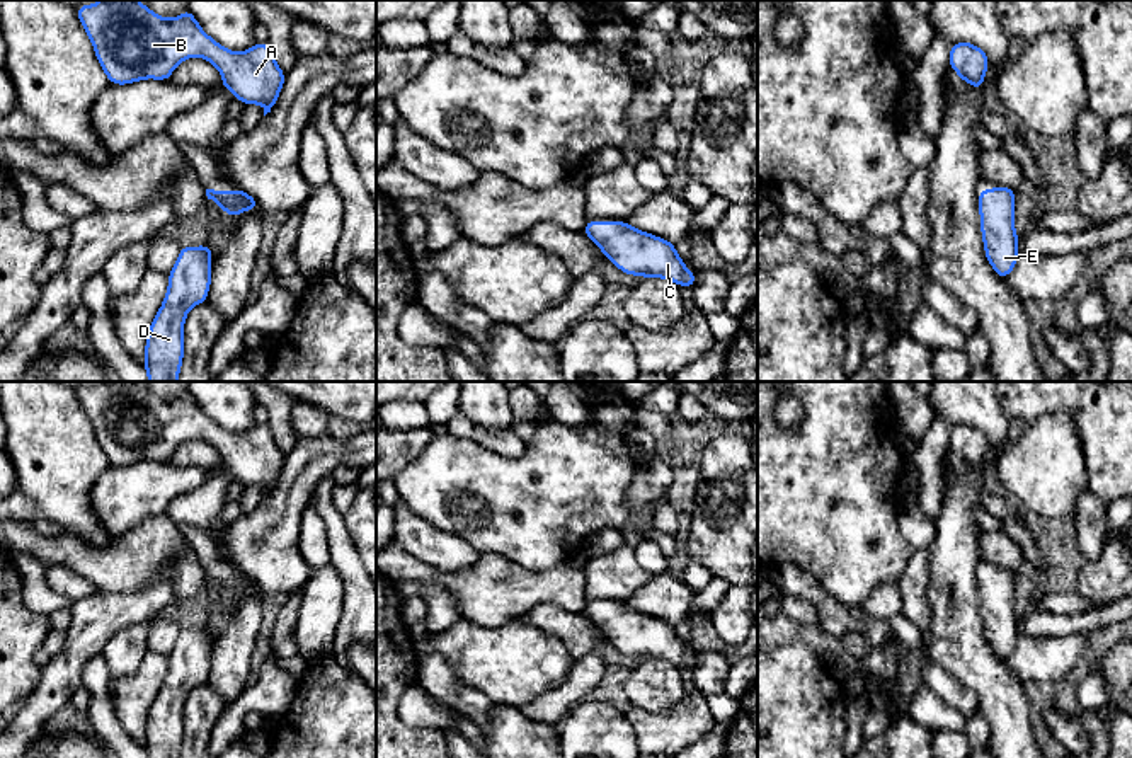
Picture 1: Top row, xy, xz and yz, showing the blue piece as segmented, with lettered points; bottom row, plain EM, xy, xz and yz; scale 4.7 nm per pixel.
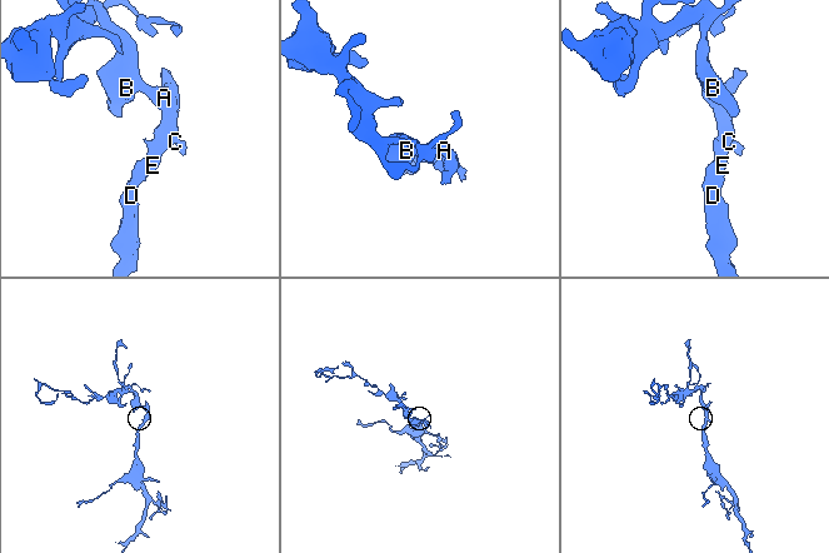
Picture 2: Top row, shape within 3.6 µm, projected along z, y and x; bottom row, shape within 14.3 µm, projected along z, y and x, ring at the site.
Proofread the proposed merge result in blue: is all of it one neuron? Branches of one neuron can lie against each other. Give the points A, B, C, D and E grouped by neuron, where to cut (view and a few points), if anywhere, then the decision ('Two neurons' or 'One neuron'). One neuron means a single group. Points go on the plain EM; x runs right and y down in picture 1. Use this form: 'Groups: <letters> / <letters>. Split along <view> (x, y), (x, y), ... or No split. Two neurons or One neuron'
Groups: A B C D E. No split. One neuron

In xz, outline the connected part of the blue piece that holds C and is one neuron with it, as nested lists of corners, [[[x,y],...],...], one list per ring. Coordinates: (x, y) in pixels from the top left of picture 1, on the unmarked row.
[[[589,601],[584,615],[604,634],[608,642],[626,656],[664,659],[677,668],[695,668],[696,654],[686,651],[676,627],[666,620],[616,601],[613,605]]]

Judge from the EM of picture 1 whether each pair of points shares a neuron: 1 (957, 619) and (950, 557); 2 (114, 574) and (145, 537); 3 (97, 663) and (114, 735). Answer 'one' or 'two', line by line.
1: one
2: one
3: one

